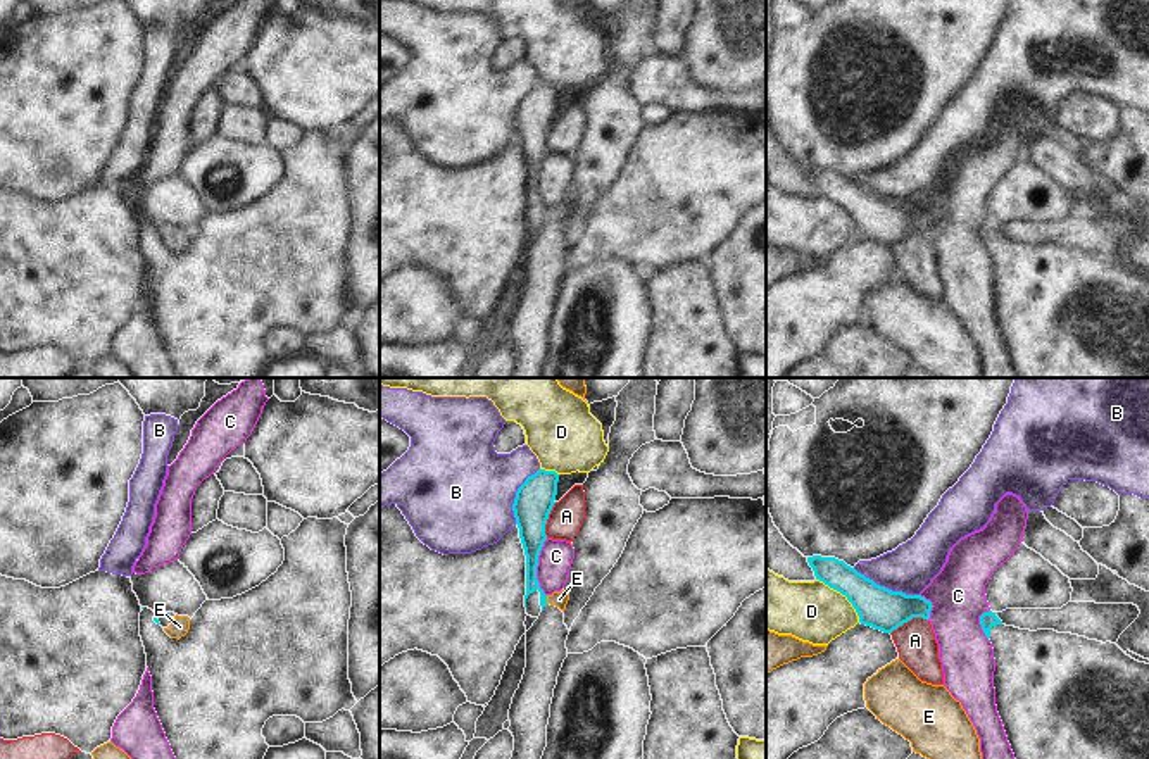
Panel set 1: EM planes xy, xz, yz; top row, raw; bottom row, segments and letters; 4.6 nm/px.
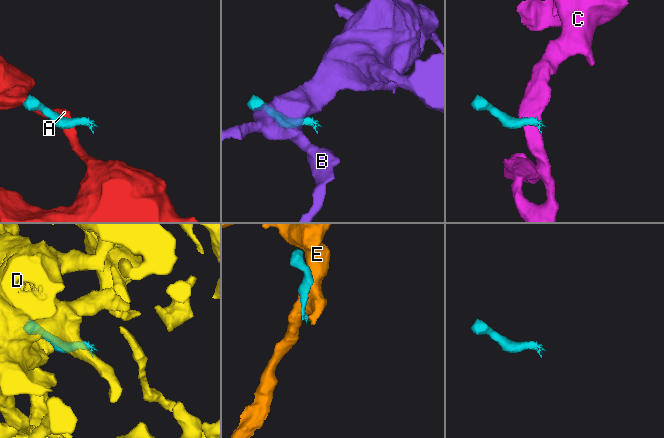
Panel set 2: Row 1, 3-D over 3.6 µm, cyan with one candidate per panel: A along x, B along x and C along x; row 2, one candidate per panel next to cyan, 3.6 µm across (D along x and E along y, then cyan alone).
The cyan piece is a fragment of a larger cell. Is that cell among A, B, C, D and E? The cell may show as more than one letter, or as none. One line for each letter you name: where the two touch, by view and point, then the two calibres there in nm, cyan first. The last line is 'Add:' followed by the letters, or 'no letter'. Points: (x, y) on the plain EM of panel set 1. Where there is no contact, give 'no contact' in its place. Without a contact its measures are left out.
Add: no letter

